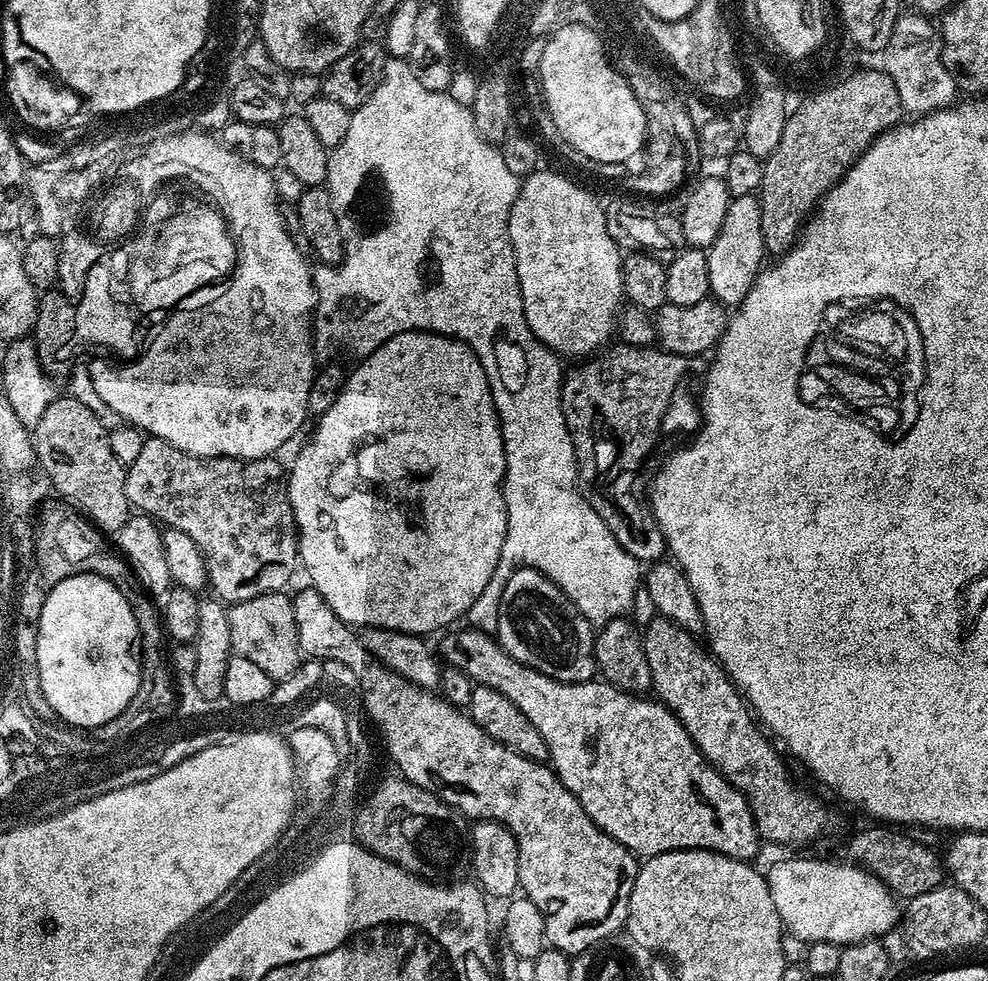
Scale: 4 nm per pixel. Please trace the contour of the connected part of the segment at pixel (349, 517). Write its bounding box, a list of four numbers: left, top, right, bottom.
[286,332,508,634]

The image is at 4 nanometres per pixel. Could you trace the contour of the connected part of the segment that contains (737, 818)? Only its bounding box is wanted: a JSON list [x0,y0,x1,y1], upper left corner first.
[440,626,762,862]

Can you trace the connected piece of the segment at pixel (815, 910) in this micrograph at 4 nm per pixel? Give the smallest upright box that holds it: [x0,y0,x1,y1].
[767,860,902,946]

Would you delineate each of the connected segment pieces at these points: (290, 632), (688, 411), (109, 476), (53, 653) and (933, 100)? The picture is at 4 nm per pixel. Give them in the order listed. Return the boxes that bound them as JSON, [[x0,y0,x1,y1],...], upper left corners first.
[[228,590,302,682],[560,342,702,562],[31,394,130,534],[37,572,140,730],[882,10,958,117]]

